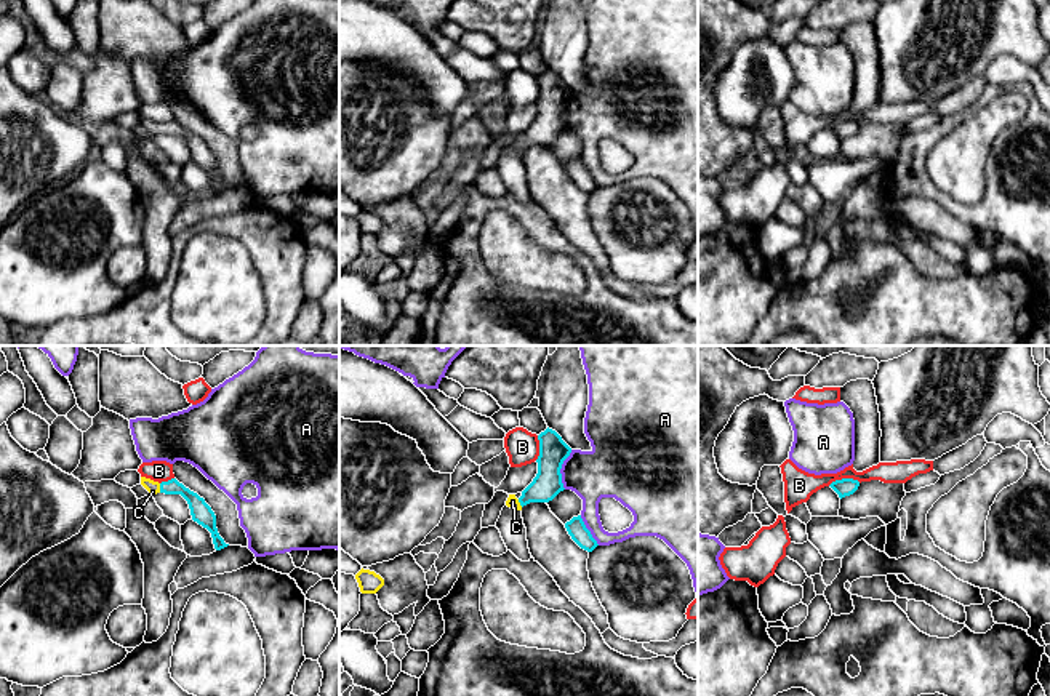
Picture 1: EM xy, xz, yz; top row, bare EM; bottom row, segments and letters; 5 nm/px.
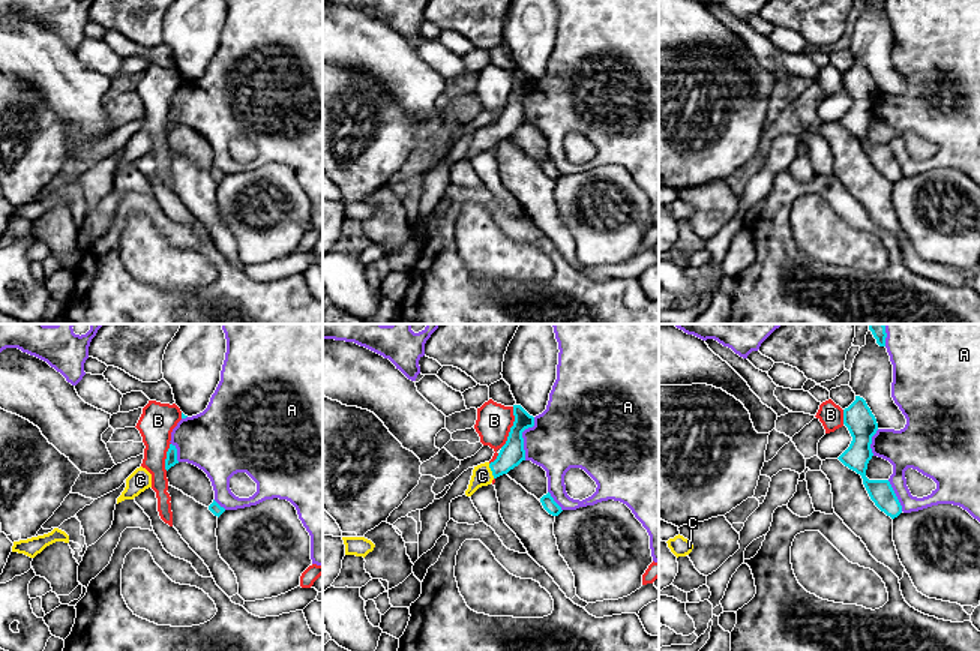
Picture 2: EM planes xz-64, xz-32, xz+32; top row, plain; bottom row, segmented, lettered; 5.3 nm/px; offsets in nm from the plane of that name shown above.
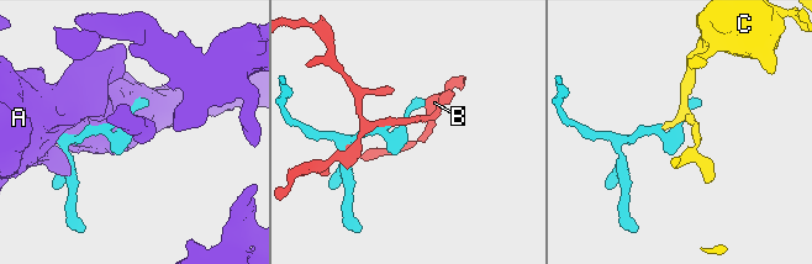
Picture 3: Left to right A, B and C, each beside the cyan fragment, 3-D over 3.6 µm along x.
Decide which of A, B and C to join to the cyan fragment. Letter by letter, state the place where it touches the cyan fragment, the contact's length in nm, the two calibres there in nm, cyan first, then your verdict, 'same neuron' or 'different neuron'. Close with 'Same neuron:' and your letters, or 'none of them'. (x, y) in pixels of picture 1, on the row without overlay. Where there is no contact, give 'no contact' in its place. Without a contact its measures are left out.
A: xz (561, 109) | 200 nm | 150/280 nm | different neuron
B: yz (844, 120) | 170 nm | 90/160 nm | different neuron
C: xy (160, 130) | 50 nm | 100/70 nm | same neuron
Same neuron: C

